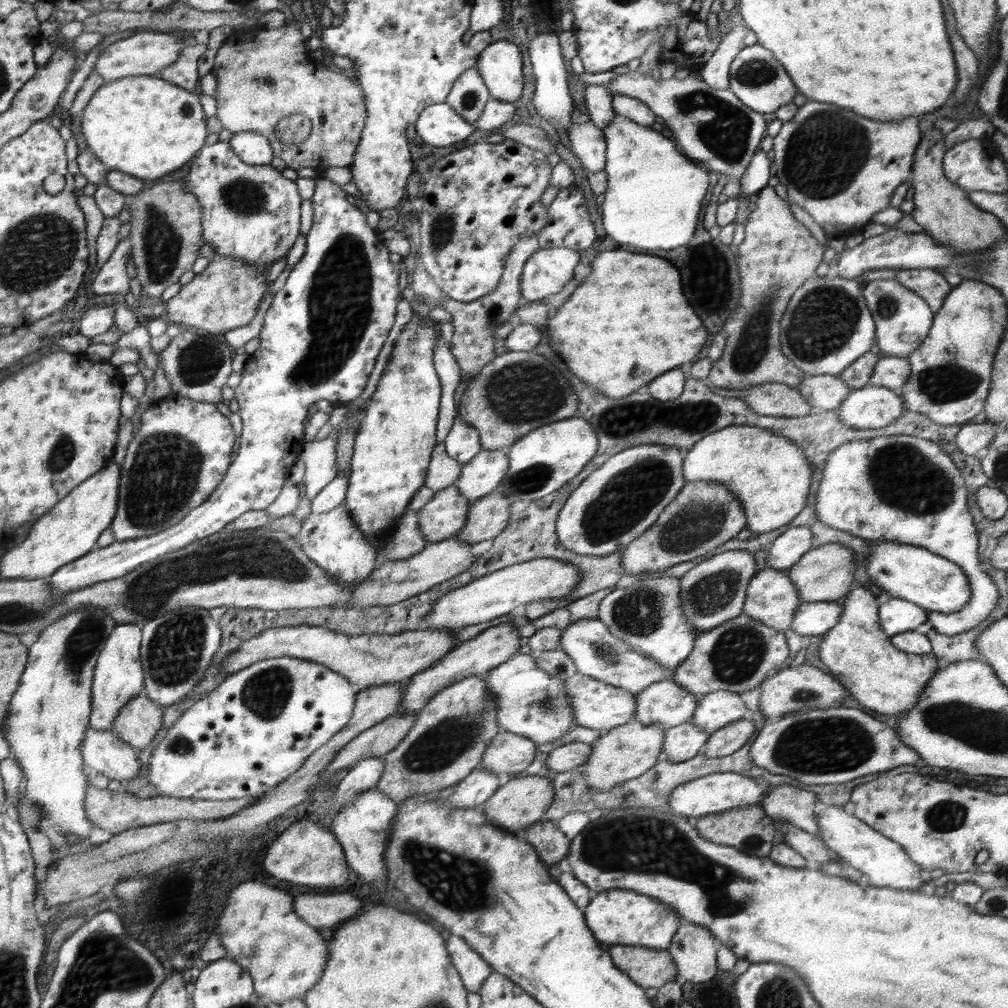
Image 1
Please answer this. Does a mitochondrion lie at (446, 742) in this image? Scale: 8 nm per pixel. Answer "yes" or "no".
yes

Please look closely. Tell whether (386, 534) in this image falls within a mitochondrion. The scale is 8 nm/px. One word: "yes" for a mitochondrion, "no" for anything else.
no

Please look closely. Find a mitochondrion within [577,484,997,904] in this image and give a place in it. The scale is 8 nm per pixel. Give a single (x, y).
(833, 744)

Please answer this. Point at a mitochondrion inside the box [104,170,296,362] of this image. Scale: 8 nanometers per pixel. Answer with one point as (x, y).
(162, 245)

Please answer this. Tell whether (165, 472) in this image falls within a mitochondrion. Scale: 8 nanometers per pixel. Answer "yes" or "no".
yes

